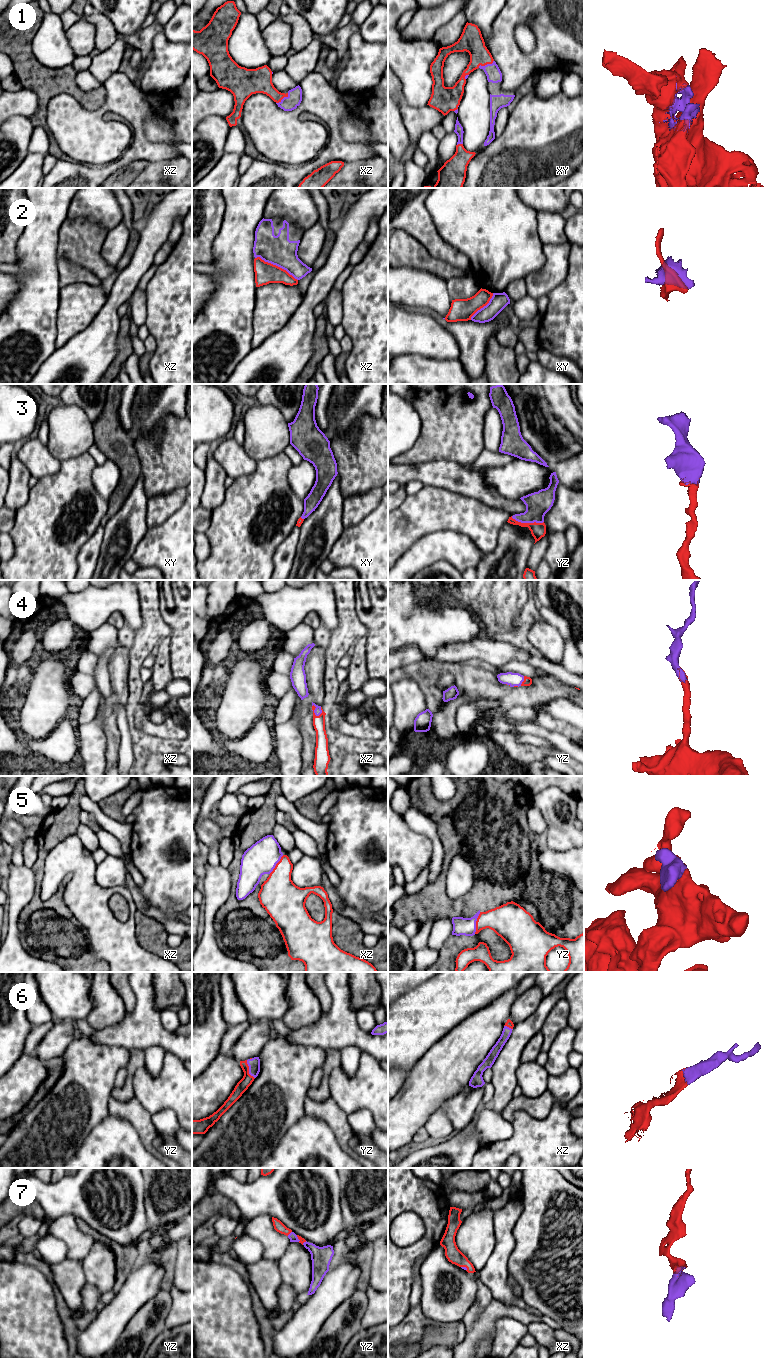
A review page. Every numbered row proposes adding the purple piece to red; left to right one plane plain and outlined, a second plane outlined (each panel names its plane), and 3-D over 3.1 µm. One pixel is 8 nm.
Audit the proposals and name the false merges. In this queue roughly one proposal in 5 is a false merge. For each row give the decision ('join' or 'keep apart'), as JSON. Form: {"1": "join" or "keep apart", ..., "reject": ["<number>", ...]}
{"1": "join", "2": "join", "3": "join", "4": "join", "5": "join", "6": "join", "7": "join", "reject": []}

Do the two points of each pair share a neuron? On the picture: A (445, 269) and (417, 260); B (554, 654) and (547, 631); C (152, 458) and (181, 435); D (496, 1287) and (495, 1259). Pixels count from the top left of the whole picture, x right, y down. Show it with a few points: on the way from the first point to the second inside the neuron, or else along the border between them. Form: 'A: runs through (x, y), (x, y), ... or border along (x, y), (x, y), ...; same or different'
A: runs through (438, 267), (424, 261); same
B: runs through (552, 648), (547, 637); same
C: runs through (159, 457), (174, 442); same
D: runs through (496, 1280), (496, 1266); same

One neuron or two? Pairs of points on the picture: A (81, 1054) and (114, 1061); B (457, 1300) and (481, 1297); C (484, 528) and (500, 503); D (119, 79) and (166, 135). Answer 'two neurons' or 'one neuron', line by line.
A: one neuron
B: two neurons
C: two neurons
D: two neurons

